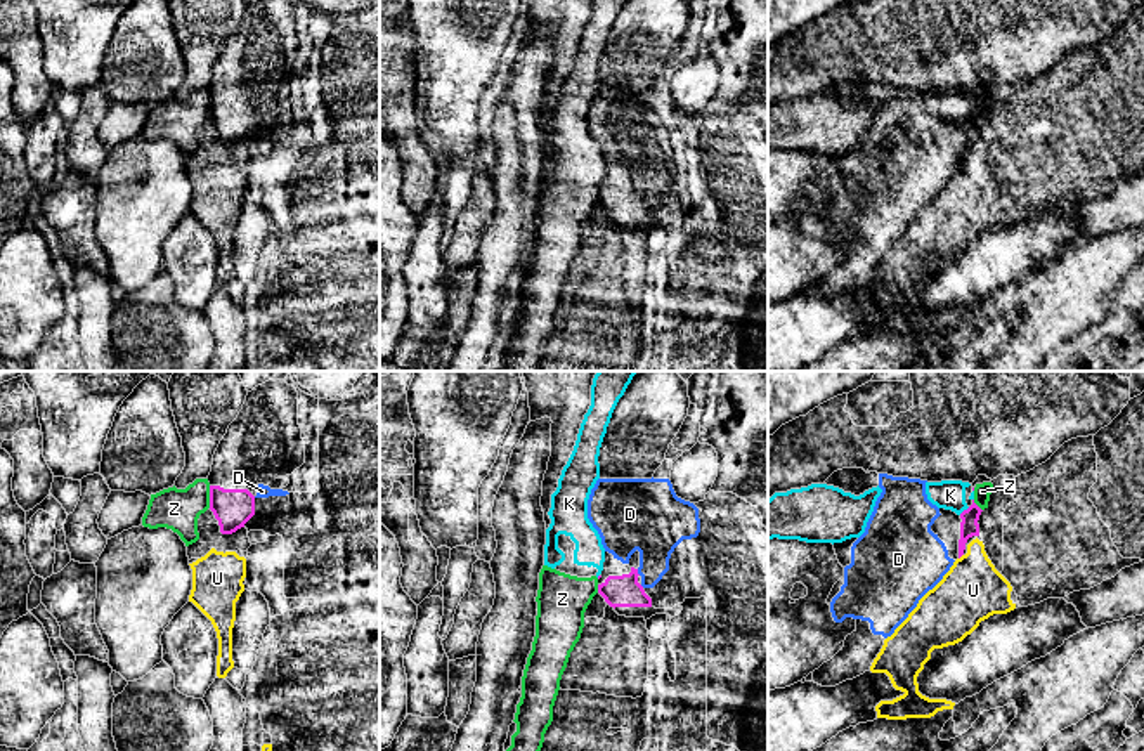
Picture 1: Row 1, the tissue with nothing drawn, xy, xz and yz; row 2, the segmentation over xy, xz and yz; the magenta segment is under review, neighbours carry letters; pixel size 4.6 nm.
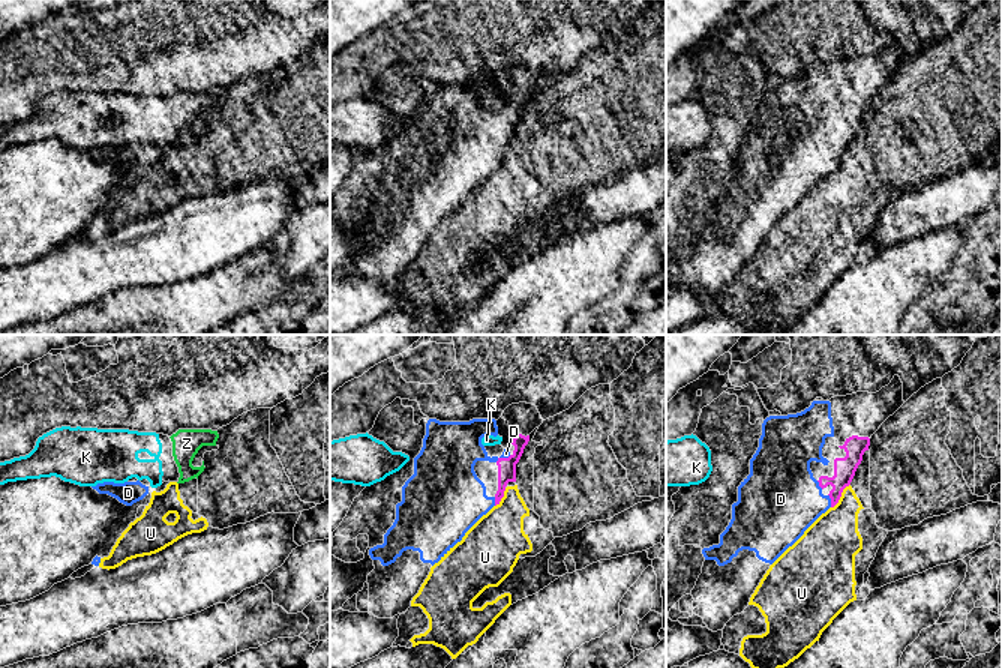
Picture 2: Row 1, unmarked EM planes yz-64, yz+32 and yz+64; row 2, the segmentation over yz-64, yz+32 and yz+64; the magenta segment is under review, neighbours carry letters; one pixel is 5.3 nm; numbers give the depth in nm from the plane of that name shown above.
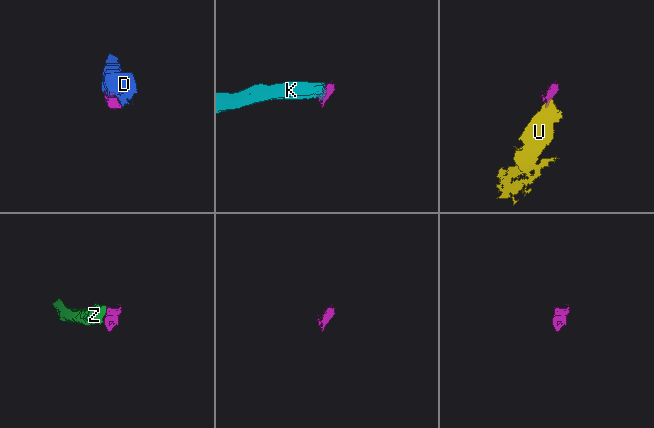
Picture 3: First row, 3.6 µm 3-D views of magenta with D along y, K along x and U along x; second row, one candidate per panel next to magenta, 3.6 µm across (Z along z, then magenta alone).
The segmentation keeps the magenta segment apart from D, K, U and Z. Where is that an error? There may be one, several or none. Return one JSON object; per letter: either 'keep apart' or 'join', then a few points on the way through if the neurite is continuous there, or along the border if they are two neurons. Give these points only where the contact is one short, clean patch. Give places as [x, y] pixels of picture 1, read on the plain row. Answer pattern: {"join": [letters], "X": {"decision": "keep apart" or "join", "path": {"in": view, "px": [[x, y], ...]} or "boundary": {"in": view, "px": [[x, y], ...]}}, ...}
{"join": ["D"], "D": {"decision": "join"}, "K": {"decision": "keep apart", "boundary": {"in": "yz", "px": [[969, 118], [959, 125]]}}, "U": {"decision": "keep apart", "boundary": {"in": "yz", "px": [[962, 165], [959, 170]]}}, "Z": {"decision": "keep apart", "boundary": {"in": "xy", "px": [[208, 97], [210, 118]]}}}

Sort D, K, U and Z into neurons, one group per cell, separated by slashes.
D / K Z / U

